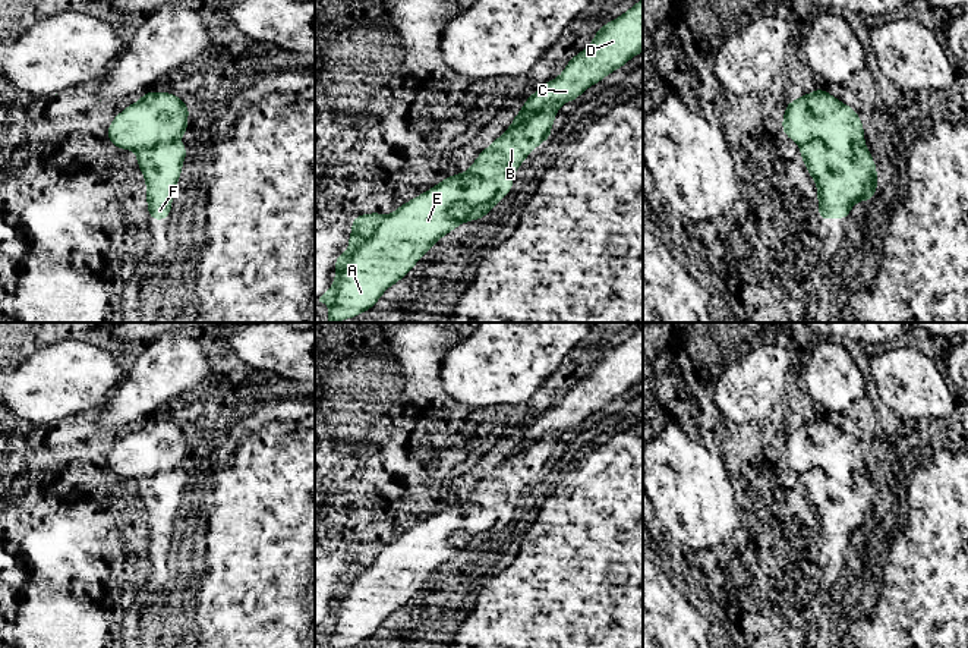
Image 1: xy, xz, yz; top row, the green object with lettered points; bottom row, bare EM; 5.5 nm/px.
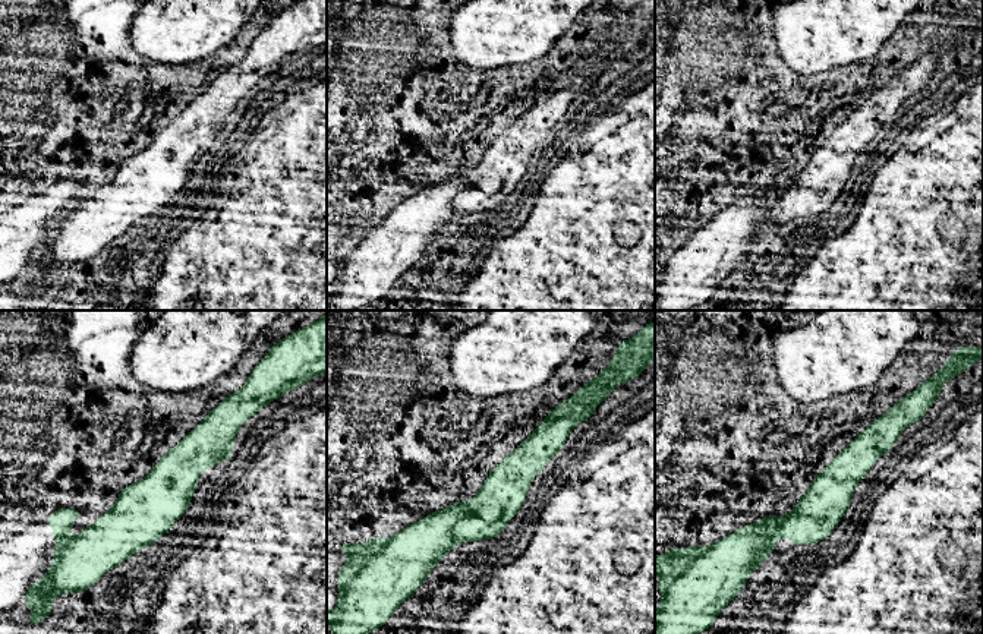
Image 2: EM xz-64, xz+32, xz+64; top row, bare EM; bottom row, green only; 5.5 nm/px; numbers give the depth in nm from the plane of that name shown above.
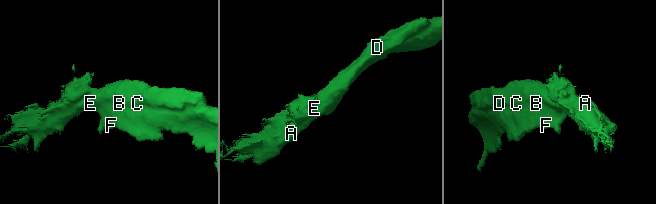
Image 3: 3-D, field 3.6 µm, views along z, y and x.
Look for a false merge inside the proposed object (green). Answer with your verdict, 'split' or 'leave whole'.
split

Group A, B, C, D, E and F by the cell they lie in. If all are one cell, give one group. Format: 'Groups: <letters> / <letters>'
Groups: A C D E / B F

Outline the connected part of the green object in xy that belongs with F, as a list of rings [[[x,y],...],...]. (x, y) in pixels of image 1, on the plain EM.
[[[183,471],[144,476],[136,490],[146,510],[148,542],[152,548],[163,548],[171,541],[174,515],[177,513],[187,478]]]

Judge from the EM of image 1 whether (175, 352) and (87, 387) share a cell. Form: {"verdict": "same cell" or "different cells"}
{"verdict": "different cells"}

